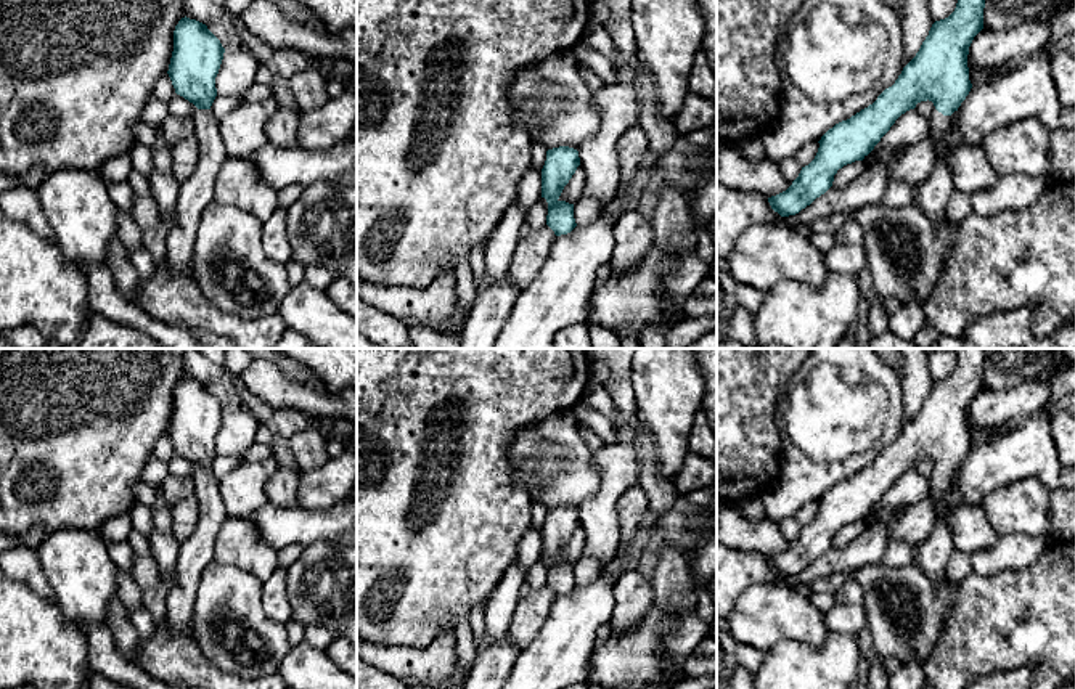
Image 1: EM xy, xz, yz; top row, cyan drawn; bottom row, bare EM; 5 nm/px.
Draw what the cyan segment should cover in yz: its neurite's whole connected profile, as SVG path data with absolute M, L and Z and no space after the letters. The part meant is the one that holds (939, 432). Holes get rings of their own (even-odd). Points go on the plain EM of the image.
M956 349L954 371L935 381L916 416L903 427L895 443L877 459L847 480L829 488L815 519L802 527L792 544L768 557L781 577L799 573L824 554L839 528L863 520L895 480L921 461L932 461L929 496L937 504L937 522L926 541L914 548L916 565L934 581L945 578L954 551L950 522L945 519L945 498L953 490L950 475L969 455L967 414L974 397L983 389L987 349Z

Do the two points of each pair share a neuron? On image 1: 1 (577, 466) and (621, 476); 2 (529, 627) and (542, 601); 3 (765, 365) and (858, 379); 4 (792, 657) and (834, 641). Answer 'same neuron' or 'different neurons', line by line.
1: different neurons
2: same neuron
3: different neurons
4: same neuron

